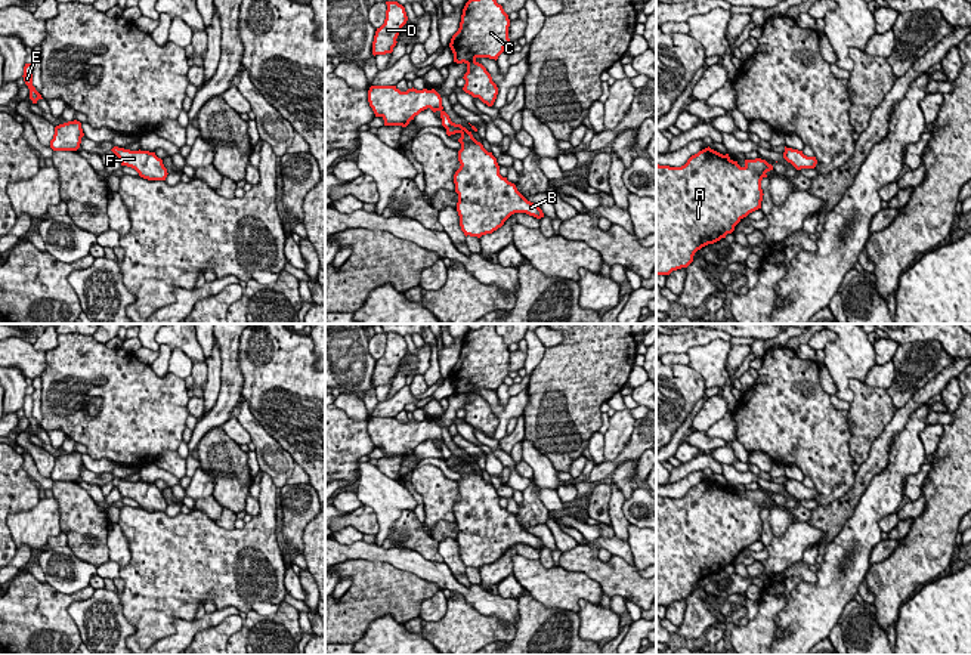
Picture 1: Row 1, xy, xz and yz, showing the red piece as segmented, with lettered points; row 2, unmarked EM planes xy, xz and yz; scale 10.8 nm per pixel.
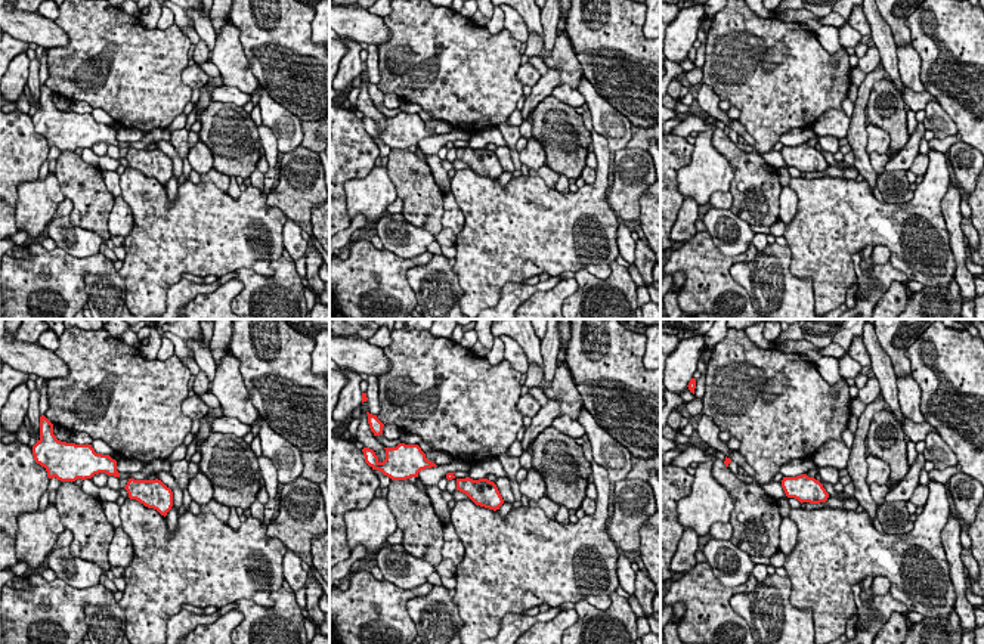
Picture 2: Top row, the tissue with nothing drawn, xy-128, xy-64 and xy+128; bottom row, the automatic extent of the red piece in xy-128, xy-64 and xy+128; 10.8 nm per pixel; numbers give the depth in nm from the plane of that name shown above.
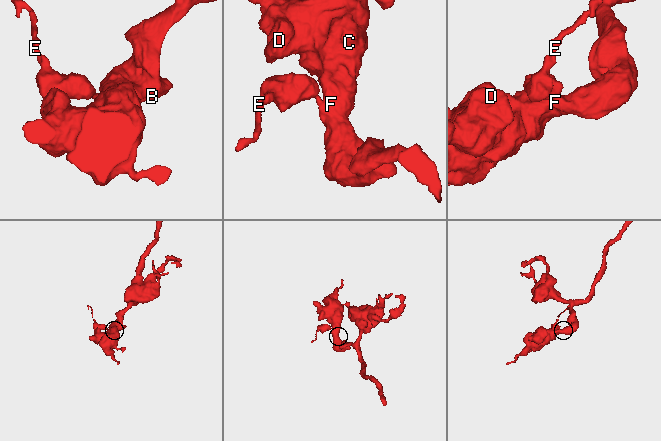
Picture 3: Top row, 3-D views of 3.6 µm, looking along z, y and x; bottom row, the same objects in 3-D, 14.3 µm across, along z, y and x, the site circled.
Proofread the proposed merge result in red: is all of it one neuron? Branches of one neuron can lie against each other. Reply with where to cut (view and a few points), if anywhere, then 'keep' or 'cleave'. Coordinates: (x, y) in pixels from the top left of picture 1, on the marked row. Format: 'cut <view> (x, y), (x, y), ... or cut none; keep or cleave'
cut xz (452, 123), (447, 129); cleave

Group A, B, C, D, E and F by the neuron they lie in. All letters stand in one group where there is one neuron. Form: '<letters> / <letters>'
A B C D F / E

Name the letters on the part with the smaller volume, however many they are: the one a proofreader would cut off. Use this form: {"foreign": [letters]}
{"foreign": ["E"]}

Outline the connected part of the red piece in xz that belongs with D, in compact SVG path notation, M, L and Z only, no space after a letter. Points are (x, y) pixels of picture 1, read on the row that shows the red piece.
M386 1L386 19L384 24L377 28L374 41L372 41L372 55L386 55L392 53L396 46L396 38L406 24L408 16L405 7L398 1Z

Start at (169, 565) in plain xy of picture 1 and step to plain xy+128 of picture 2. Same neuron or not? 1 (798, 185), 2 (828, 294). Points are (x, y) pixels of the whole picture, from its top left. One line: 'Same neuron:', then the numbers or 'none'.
Same neuron: 1, 2

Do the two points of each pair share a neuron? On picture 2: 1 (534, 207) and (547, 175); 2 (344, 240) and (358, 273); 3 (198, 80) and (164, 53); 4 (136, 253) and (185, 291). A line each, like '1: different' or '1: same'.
1: different
2: different
3: different
4: different

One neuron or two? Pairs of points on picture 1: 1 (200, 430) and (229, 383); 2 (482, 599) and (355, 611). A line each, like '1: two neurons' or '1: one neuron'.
1: one neuron
2: two neurons

